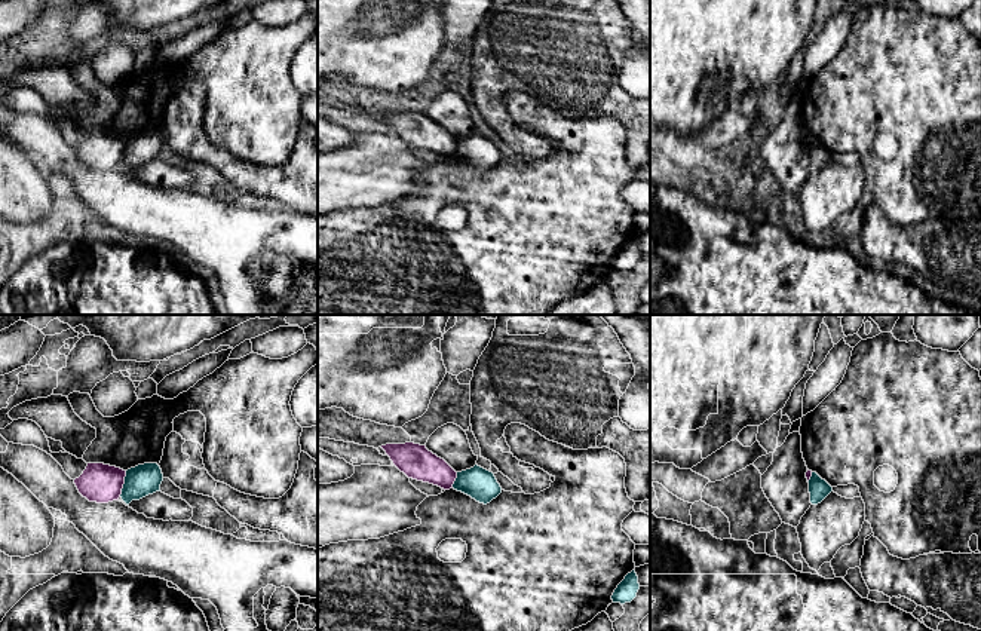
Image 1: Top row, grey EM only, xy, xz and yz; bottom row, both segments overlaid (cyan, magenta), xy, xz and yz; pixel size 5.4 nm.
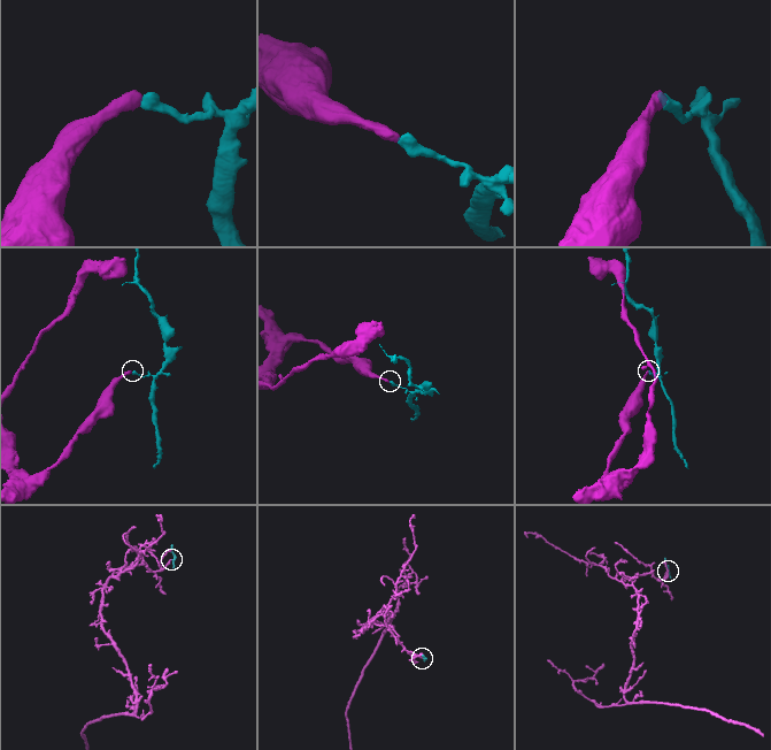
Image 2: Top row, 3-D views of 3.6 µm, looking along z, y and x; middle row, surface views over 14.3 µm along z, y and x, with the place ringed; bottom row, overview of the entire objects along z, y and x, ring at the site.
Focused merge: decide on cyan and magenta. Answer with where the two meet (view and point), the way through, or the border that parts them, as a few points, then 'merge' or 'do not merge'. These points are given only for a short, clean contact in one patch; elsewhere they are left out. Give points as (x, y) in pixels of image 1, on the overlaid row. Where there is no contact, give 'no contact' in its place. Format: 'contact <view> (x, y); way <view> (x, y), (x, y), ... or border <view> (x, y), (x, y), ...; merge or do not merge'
contact xy (123, 484); border xy (126, 471), (119, 496); do not merge

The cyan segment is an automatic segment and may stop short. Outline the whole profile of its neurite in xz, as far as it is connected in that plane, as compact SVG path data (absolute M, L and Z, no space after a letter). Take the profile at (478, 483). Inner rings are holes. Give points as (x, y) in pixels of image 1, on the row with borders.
M478 465L457 472L453 488L484 505L490 503L502 493L502 487L497 483L494 474Z

